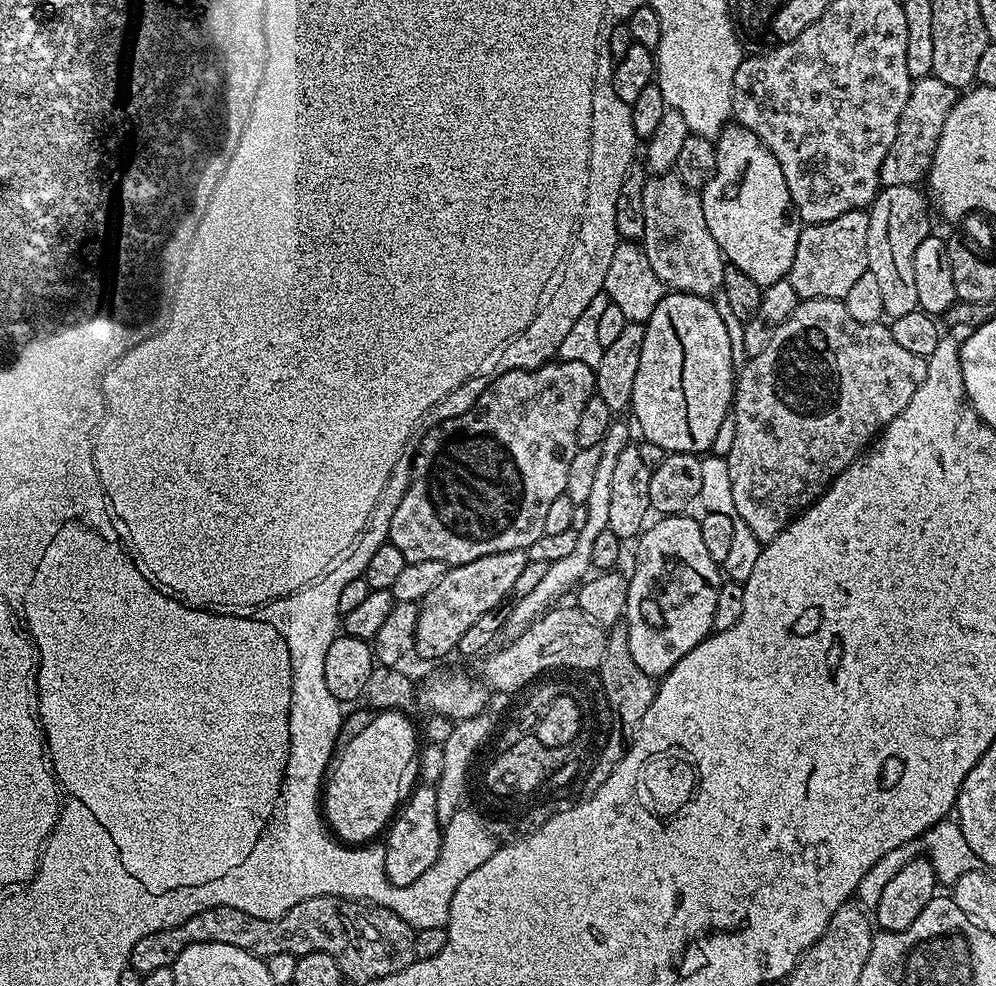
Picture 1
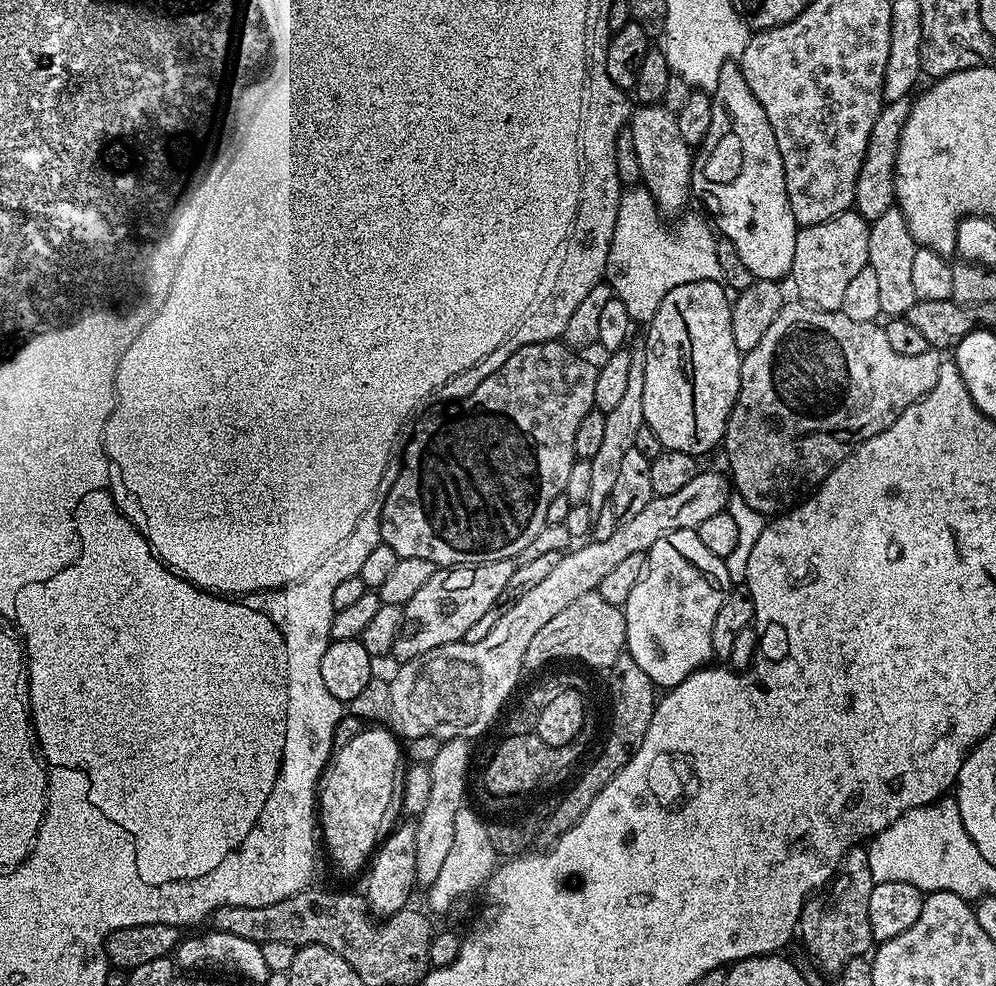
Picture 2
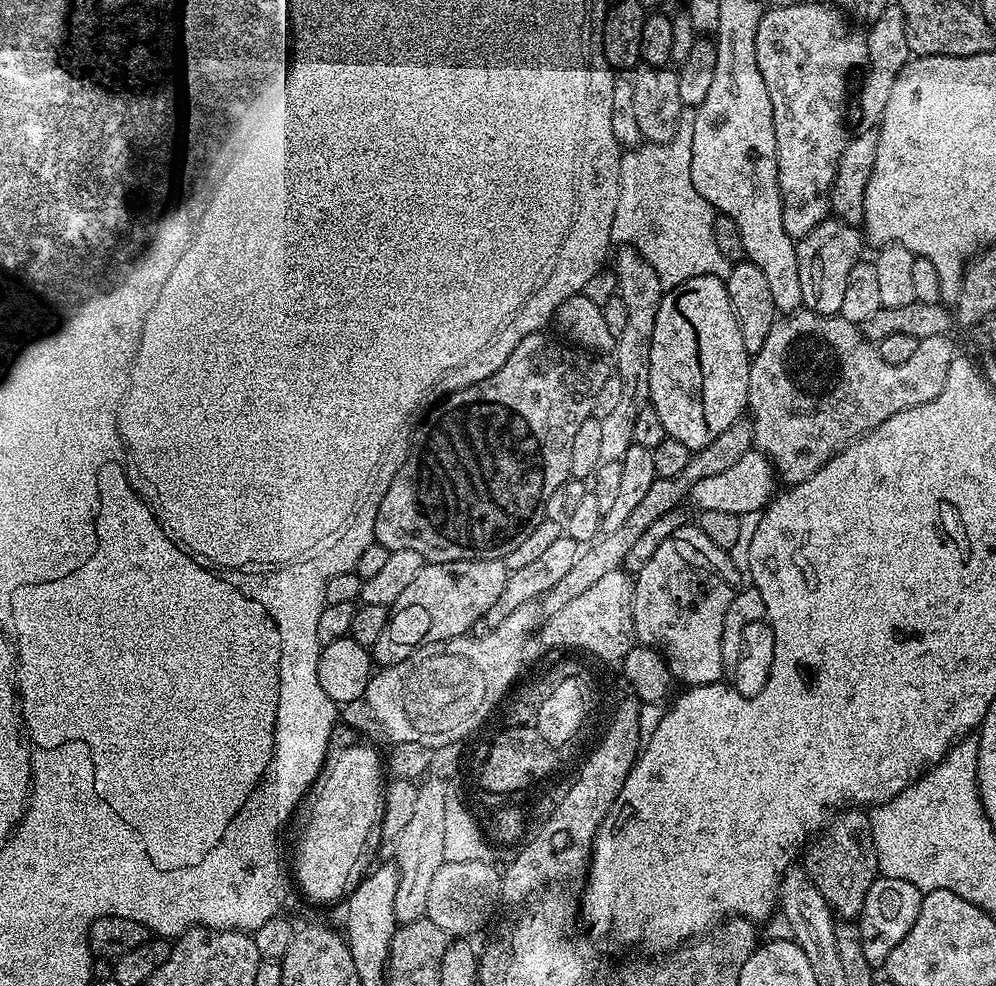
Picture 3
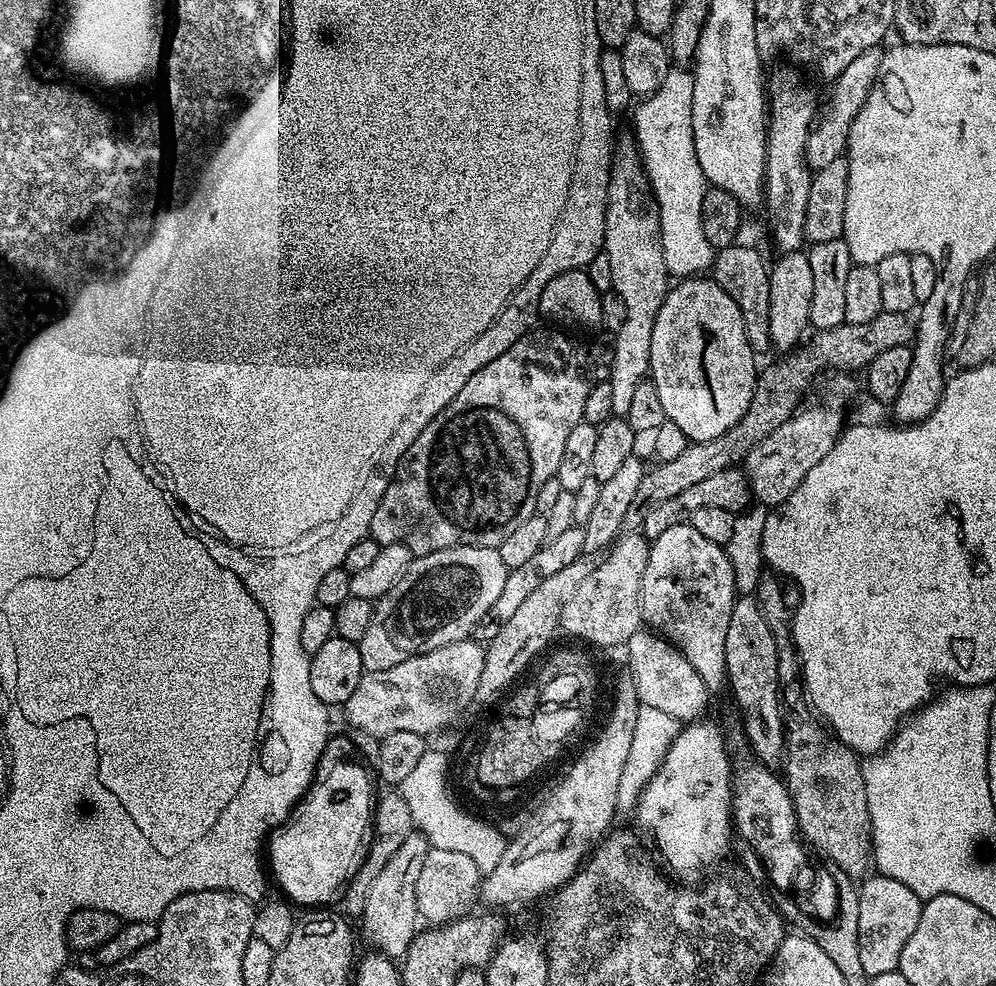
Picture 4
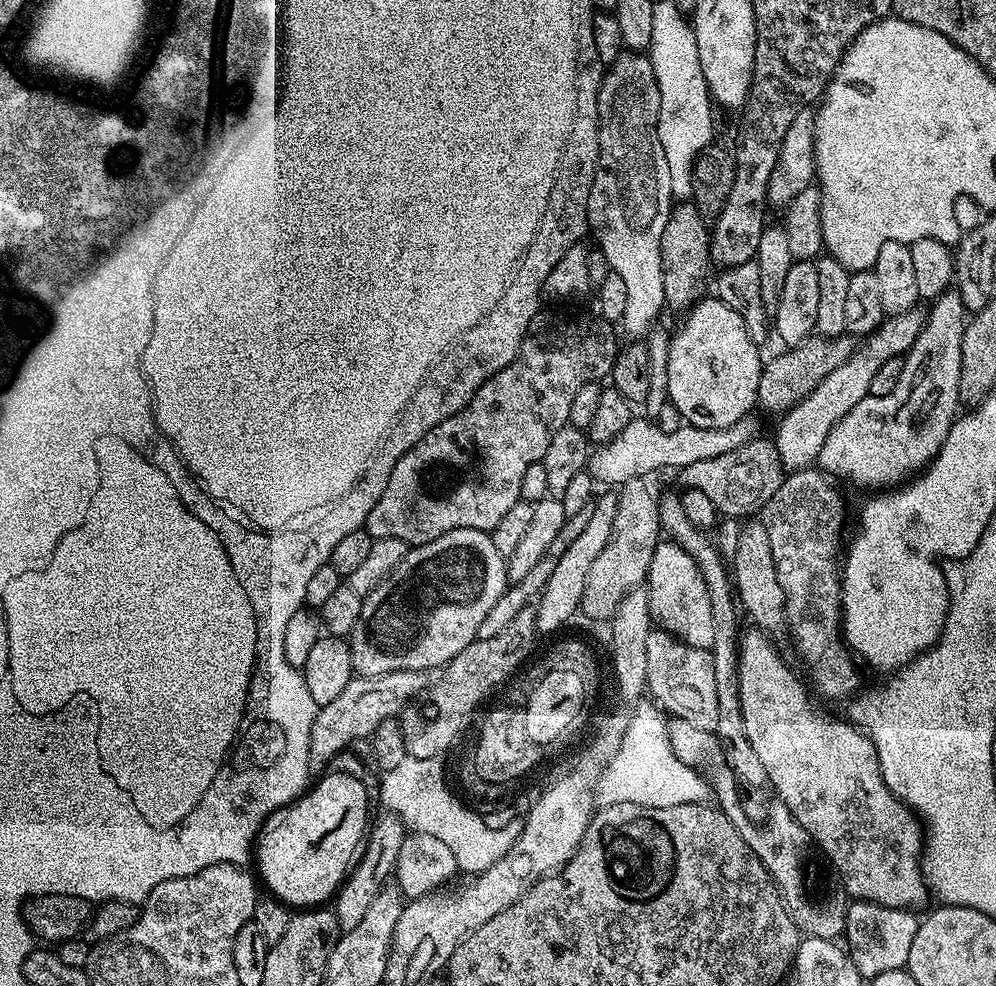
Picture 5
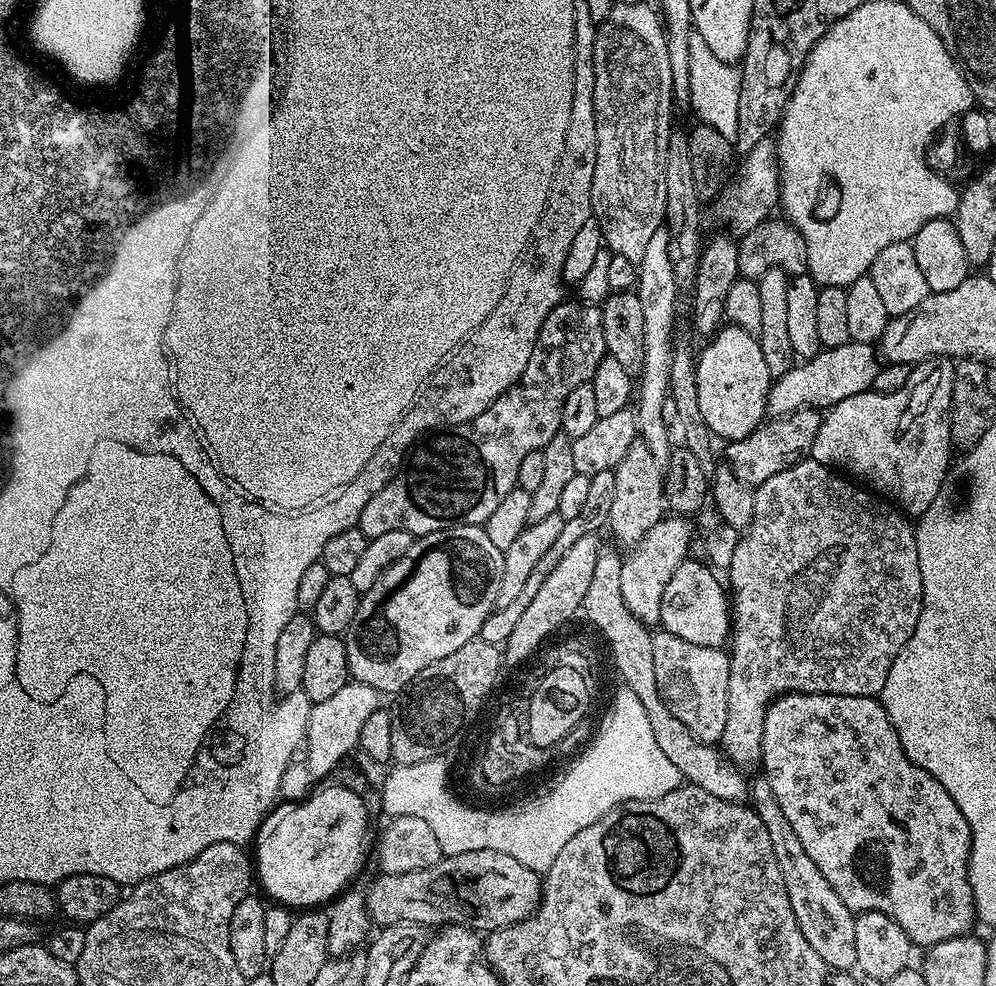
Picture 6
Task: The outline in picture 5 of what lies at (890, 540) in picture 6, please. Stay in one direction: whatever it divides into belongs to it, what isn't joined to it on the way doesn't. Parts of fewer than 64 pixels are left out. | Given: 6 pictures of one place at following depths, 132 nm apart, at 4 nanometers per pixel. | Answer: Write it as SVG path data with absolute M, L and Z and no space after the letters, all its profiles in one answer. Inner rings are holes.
M809 466L793 471L791 474L785 475L784 481L778 486L778 494L774 494L774 498L770 498L766 507L762 512L764 525L768 528L770 534L770 550L774 554L774 566L778 570L778 582L784 591L784 618L786 621L787 631L792 631L792 644L796 647L796 652L800 655L802 663L808 667L808 672L812 675L812 680L816 683L816 688L824 696L848 696L851 697L857 691L856 687L860 684L860 676L856 673L856 668L852 665L853 657L850 655L849 649L846 647L842 639L842 609L840 606L840 578L842 575L842 540L840 544L840 531L844 528L844 504L840 501L840 496L836 493L836 488L832 484L823 471L817 470L815 467Z

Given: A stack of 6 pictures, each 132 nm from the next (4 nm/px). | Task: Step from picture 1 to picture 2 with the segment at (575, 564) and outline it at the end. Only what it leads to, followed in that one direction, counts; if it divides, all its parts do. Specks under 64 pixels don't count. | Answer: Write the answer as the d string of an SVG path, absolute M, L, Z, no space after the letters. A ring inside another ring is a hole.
M636 346L630 352L632 365L630 366L630 379L627 382L623 397L614 406L614 410L606 413L606 430L603 441L600 443L598 454L594 454L592 465L590 466L590 494L586 501L593 513L601 510L611 501L614 482L618 479L618 473L622 466L622 457L631 448L635 448L638 430L645 427L644 411L642 410L642 382L644 381L644 350L643 347Z

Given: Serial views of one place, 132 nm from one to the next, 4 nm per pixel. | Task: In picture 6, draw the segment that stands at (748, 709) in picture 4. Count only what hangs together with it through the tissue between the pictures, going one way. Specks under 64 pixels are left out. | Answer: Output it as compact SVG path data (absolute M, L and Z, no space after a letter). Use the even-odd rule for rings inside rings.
M789 692L786 696L778 696L771 704L768 705L766 714L764 715L764 726L762 734L762 754L760 755L760 764L762 765L762 775L770 782L770 787L774 790L774 795L778 798L778 803L782 806L782 811L786 814L787 821L794 828L794 833L798 834L798 839L802 842L802 847L810 856L811 861L822 870L826 881L830 882L834 893L842 898L842 902L849 907L850 911L855 914L861 912L881 912L890 918L894 918L894 922L898 922L898 926L902 926L902 930L906 930L906 934L912 939L913 945L919 946L921 949L927 950L935 946L938 942L946 942L955 936L963 936L969 931L968 928L972 924L972 920L977 919L976 915L976 899L972 893L972 887L968 881L968 859L970 858L970 846L972 845L972 835L970 834L970 822L966 822L966 818L962 814L962 810L958 810L958 802L954 802L954 798L950 798L950 794L946 794L946 786L942 786L942 782L938 782L938 778L934 778L926 770L922 770L922 766L918 766L914 762L910 762L910 758L906 758L906 754L902 750L902 742L898 738L898 734L894 730L894 726L890 722L890 718L886 714L886 710L880 705L879 699L875 696L843 696L842 694L826 694L825 692Z

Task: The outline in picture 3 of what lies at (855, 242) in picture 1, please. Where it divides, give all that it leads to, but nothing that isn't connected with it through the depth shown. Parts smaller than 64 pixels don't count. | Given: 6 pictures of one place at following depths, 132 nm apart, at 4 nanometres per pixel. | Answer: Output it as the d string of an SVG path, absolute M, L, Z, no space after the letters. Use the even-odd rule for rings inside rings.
M829 218L814 226L810 234L796 241L802 305L807 311L816 312L819 316L840 315L846 282L850 279L850 270L854 270L854 266L862 258L860 240L862 241L862 232L857 225Z

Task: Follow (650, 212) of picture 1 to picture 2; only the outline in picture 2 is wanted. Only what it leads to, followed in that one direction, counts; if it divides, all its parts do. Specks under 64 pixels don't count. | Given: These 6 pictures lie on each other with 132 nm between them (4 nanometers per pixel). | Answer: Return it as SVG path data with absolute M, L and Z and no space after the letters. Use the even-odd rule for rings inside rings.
M663 103L640 104L630 117L632 128L631 155L638 158L640 179L648 189L661 213L685 211L684 203L690 200L692 186L692 161L694 152L682 138L676 121L677 113L664 108Z

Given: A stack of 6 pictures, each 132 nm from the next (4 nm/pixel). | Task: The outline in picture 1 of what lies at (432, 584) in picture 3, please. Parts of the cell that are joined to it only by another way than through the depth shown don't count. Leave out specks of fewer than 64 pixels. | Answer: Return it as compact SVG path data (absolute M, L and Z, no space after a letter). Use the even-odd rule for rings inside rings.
M506 550L502 554L486 554L486 558L478 558L474 562L466 562L449 567L448 573L426 594L424 600L419 601L420 613L418 614L418 630L416 631L415 655L421 656L424 660L440 660L443 656L453 655L456 652L458 642L462 639L462 634L482 618L482 614L487 612L496 612L499 604L507 596L513 595L512 587L514 582L518 582L518 577L522 575L522 570L526 570L529 559L527 551L524 550Z

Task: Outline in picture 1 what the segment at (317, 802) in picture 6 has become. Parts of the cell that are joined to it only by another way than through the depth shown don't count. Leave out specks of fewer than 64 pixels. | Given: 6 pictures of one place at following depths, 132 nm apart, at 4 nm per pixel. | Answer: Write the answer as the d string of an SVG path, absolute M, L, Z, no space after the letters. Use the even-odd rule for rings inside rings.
M377 711L373 715L370 726L348 743L345 748L339 749L334 763L326 776L326 783L322 788L322 811L325 821L333 833L343 843L349 846L364 846L376 835L387 829L391 819L396 815L401 803L400 783L408 772L408 767L413 767L418 756L418 728L407 720L403 711Z

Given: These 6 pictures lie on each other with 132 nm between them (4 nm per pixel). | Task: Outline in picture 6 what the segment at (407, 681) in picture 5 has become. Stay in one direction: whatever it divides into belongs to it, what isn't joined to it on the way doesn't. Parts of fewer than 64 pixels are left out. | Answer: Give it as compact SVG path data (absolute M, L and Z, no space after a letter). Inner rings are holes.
M355 682L344 684L342 690L336 691L332 697L326 698L326 702L313 704L310 710L310 718L308 719L308 729L304 732L306 741L306 747L303 749L303 752L305 751L304 760L300 760L301 758L293 759L292 765L286 770L286 774L282 774L280 796L288 802L303 800L323 781L320 780L323 776L331 777L336 765L341 763L359 745L362 722L366 722L366 718L370 718L370 714L374 714L374 710L378 710L381 706L381 693L376 692L374 686L366 686L365 684L357 684Z

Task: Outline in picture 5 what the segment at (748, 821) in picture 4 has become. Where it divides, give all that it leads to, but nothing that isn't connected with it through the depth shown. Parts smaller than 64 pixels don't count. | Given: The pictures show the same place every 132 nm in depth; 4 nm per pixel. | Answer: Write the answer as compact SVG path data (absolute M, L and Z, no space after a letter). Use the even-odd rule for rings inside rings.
M661 495L659 502L660 526L663 535L671 543L686 550L690 554L690 558L694 558L710 594L710 618L714 618L714 642L710 651L714 658L714 686L718 689L718 722L714 731L719 736L721 744L724 745L724 753L729 766L734 770L737 782L742 786L748 787L749 784L752 787L749 792L747 789L742 800L746 814L750 814L752 820L762 822L768 817L770 796L767 791L764 793L760 787L765 787L768 784L768 775L766 774L766 766L762 766L758 754L754 754L754 746L750 746L750 742L746 738L746 730L742 726L742 708L737 686L739 680L738 631L736 632L738 606L734 601L734 585L730 579L730 572L719 549L710 539L709 533L705 529L694 526L694 522L690 522L690 518L686 515L686 510L682 510L679 495Z

